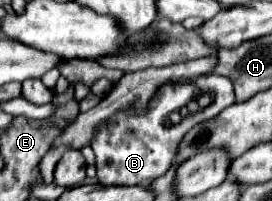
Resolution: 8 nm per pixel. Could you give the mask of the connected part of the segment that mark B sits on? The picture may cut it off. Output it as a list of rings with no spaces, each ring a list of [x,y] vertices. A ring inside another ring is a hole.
[[[207,75],[197,77],[195,83],[187,85],[163,85],[151,99],[147,115],[129,115],[119,111],[111,121],[103,123],[97,129],[97,135],[91,143],[95,151],[97,179],[103,185],[145,185],[155,177],[161,177],[175,161],[175,149],[179,147],[179,137],[193,129],[195,125],[217,117],[227,105],[235,103],[233,85],[227,77]],[[189,103],[205,103],[199,111],[191,113]]]

